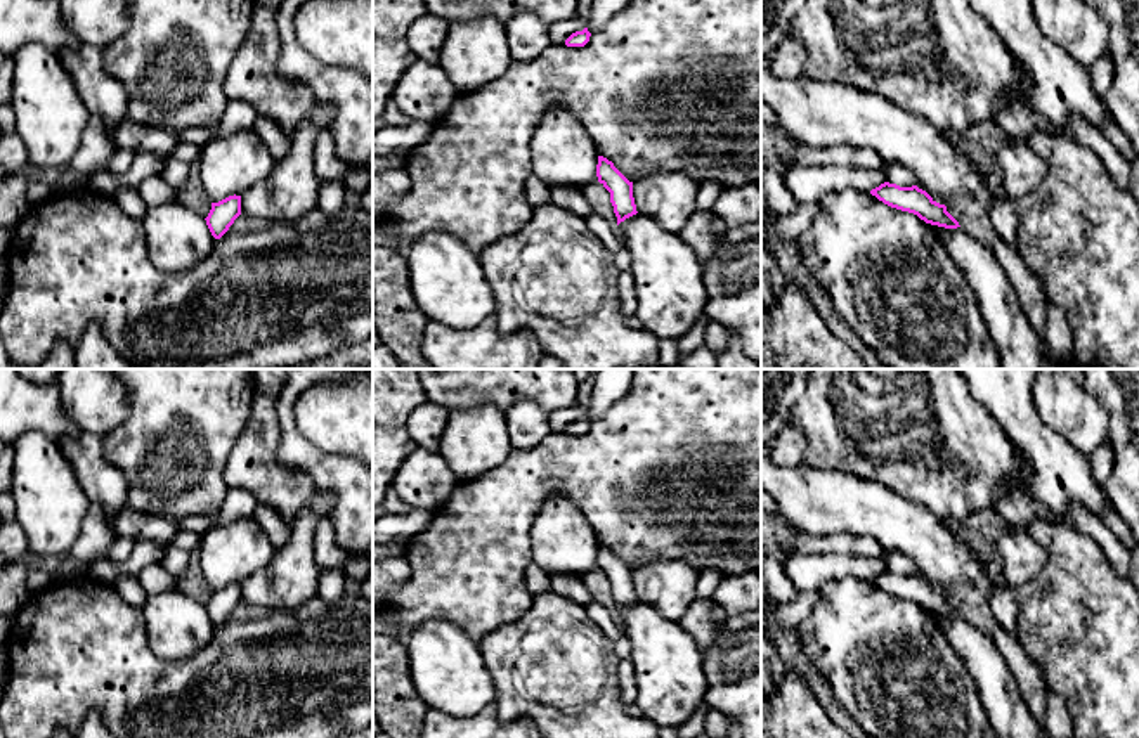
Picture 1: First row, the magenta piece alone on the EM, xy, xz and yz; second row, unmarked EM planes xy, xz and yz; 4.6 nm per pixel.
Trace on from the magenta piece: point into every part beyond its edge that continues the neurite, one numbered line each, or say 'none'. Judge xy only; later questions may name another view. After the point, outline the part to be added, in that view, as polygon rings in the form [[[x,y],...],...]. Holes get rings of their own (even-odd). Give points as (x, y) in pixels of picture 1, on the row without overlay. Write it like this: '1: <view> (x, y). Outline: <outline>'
none

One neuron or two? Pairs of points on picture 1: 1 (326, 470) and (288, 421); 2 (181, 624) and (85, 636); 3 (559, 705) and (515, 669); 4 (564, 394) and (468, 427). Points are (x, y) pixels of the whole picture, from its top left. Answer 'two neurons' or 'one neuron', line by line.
1: one neuron
2: two neurons
3: one neuron
4: two neurons

